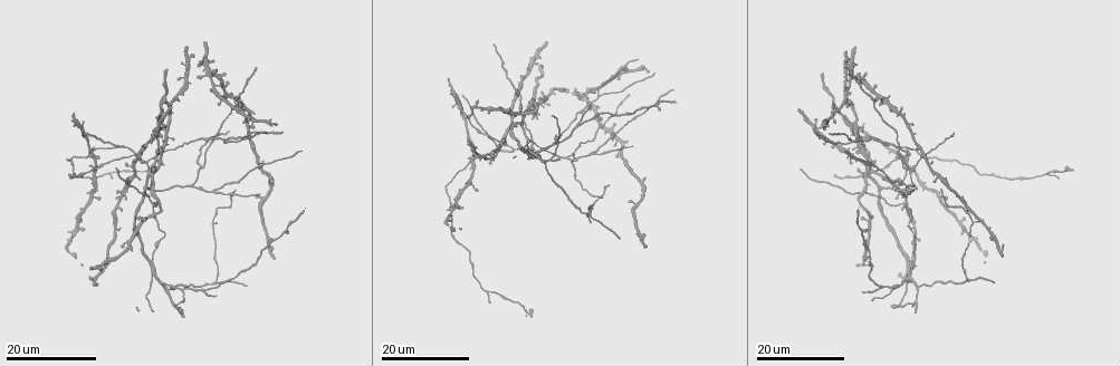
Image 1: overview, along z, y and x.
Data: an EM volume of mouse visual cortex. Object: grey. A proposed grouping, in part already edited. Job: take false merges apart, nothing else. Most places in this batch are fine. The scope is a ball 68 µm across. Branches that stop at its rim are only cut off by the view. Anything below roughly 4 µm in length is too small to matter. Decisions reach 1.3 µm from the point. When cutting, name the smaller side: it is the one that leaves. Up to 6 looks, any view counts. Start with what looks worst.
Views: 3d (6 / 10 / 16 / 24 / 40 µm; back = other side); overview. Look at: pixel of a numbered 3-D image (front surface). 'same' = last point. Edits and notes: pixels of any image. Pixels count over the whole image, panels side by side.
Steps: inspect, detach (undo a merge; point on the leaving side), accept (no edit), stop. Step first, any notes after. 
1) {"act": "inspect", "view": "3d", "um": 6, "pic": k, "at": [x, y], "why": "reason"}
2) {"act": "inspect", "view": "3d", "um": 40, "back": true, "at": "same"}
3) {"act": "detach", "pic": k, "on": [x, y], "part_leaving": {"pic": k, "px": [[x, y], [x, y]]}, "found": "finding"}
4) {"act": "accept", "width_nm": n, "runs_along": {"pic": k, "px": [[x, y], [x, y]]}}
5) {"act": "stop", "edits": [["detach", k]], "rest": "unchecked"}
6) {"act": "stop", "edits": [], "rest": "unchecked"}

{"act": "inspect", "view": "3d", "um": 24, "pic": 1, "at": [184, 288]}

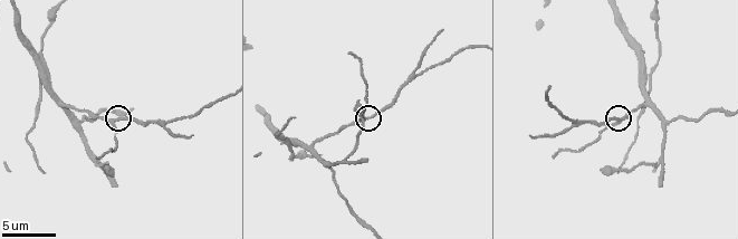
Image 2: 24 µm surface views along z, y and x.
{"act": "inspect", "view": "3d", "um": 10, "pic": 2, "at": [617, 123]}

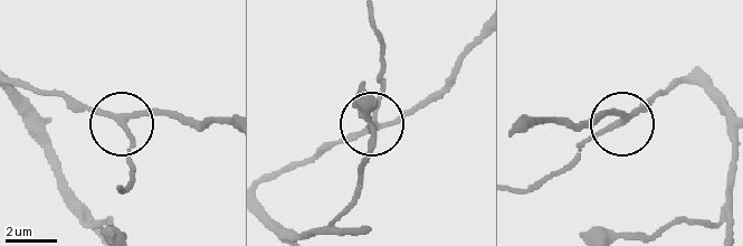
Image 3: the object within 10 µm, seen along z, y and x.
{"act": "accept", "runs_along": {"pic": 3, "px": [[20, 81], [116, 119], [130, 134], [130, 174]]}, "found": "all the same neuron"}

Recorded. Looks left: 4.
{"act": "inspect", "view": "3d", "um": 10, "pic": 2, "at": [45, 79], "why": "four-way junction"}

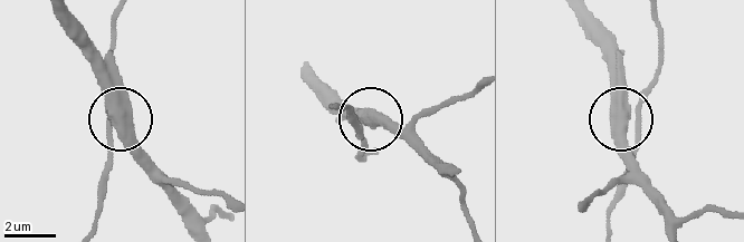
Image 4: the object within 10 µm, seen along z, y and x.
{"act": "accept", "arms": 4, "runs_along": {"pic": 4, "px": [[575, 15], [606, 59], [616, 110], [629, 110], [658, 74]]}, "found": "continuous, no second neuron"}

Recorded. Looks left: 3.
{"act": "inspect", "view": "3d", "um": 16, "pic": 1, "at": [214, 189], "why": "side arm on a straight run"}

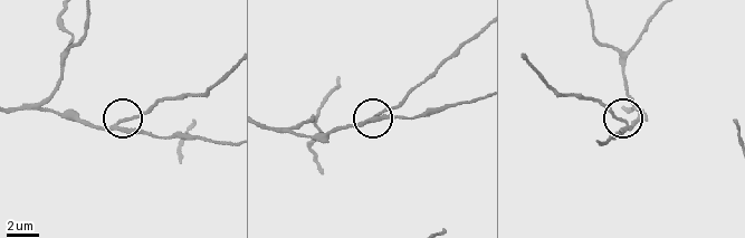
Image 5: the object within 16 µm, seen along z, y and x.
{"act": "inspect", "view": "3d", "um": 10, "pic": 5, "at": [127, 120], "why": "zoom in"}

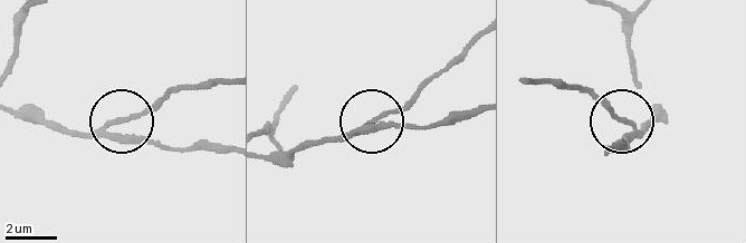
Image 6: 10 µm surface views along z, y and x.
{"act": "accept", "runs_along": {"pic": 6, "px": [[19, 106], [77, 132], [120, 123], [141, 143], [183, 151]]}, "found": "one neuron here"}

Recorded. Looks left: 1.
{"act": "stop", "edits": [], "rest": "unchecked"}

